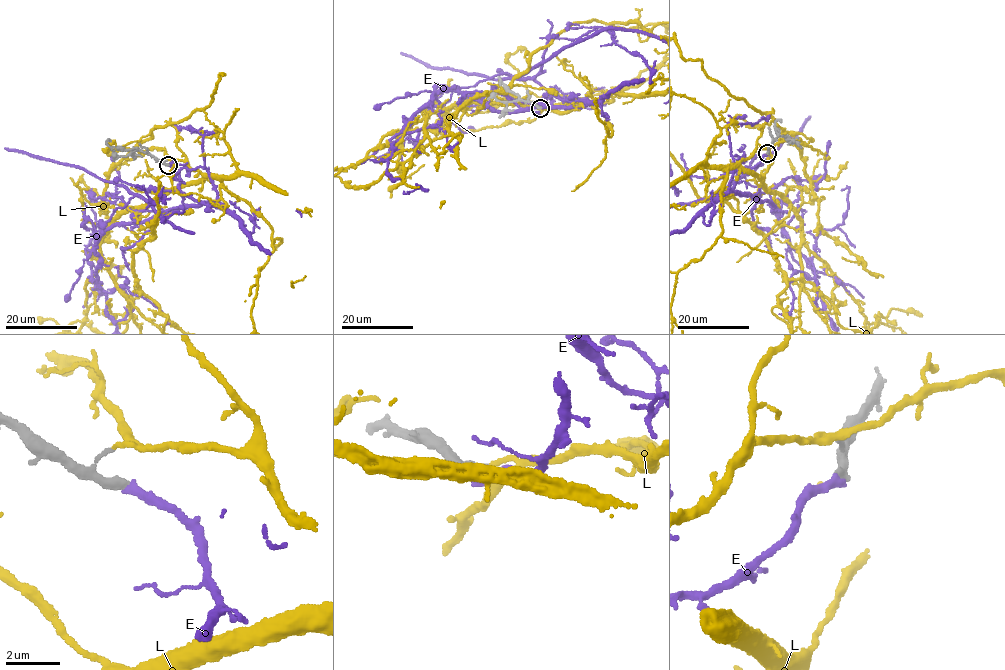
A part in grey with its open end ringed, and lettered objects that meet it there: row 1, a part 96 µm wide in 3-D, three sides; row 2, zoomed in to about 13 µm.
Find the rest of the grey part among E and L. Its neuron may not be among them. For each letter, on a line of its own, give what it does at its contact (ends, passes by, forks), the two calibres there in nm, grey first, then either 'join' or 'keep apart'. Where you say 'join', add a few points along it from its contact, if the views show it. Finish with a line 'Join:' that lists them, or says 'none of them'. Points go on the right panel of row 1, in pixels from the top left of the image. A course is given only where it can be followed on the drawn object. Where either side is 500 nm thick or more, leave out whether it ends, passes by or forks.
E: it ends; calibres 360 and 340 nm; join
L: it ends; calibres 110 and 150 nm; keep apart
Join: E

